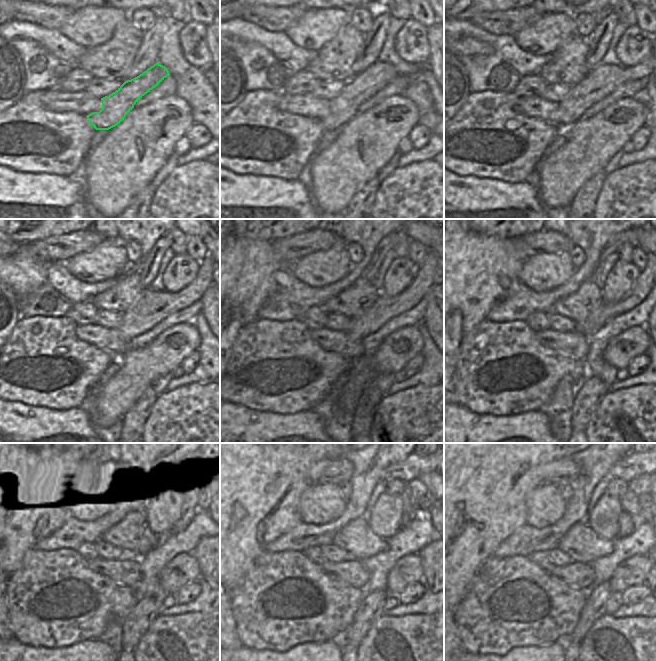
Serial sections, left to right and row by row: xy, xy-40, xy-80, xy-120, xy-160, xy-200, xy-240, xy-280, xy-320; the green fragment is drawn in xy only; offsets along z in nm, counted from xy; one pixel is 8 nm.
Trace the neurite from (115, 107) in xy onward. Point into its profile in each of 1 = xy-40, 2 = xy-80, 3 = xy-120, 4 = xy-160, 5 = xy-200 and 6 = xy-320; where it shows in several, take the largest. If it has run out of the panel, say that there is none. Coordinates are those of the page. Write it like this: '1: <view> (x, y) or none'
1: xy-40 (360, 88)
2: xy-80 (602, 80)
3: xy-120 (154, 306)
4: xy-160 (384, 308)
5: xy-200 (645, 282)
6: xy-320 (643, 484)

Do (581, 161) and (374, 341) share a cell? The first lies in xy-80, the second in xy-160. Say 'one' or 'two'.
two

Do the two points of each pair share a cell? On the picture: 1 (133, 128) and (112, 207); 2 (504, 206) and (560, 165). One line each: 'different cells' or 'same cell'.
1: same cell
2: different cells

